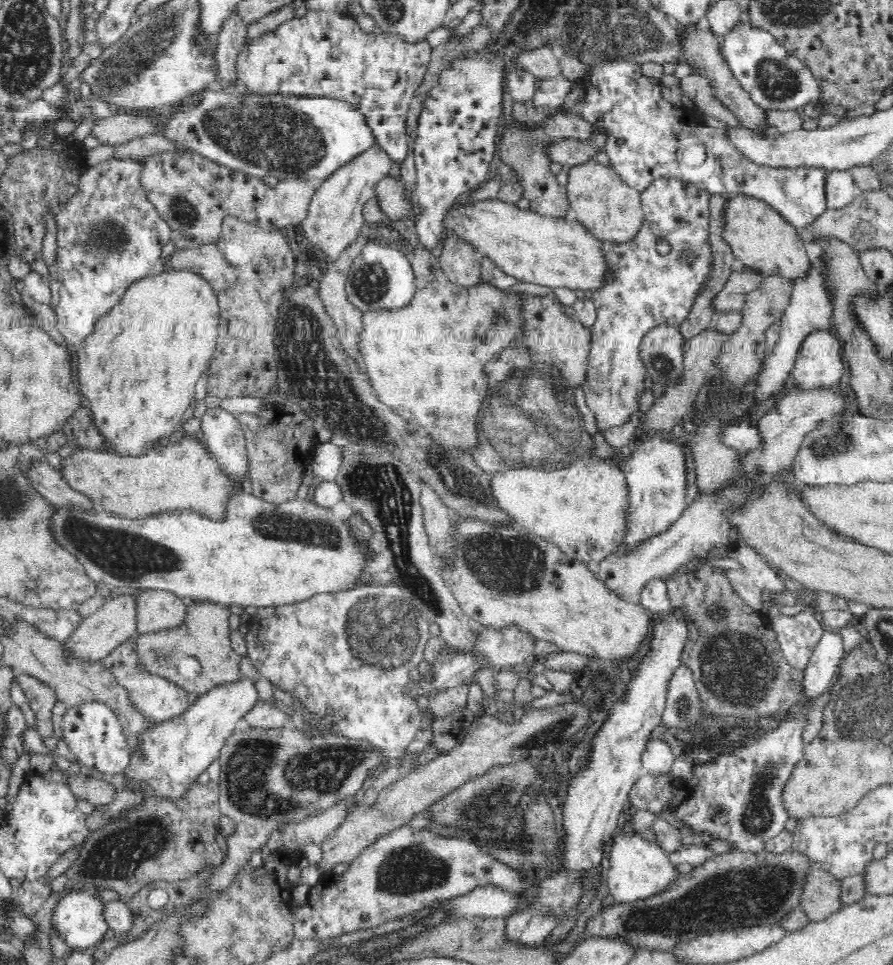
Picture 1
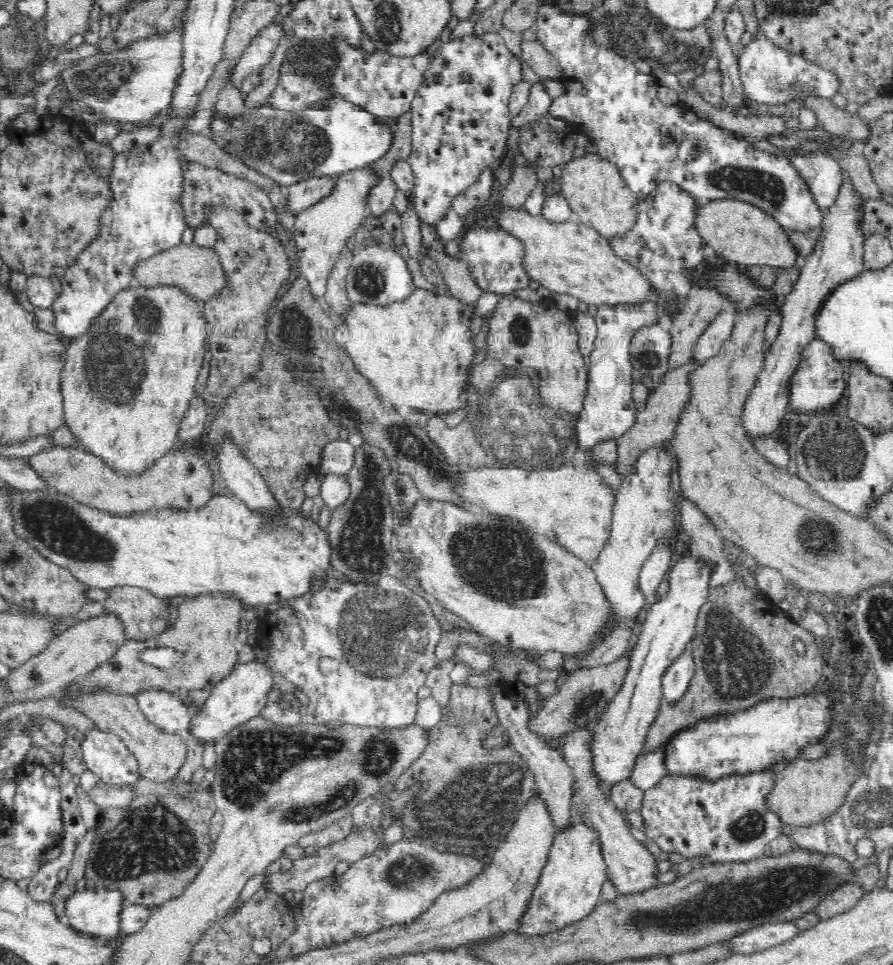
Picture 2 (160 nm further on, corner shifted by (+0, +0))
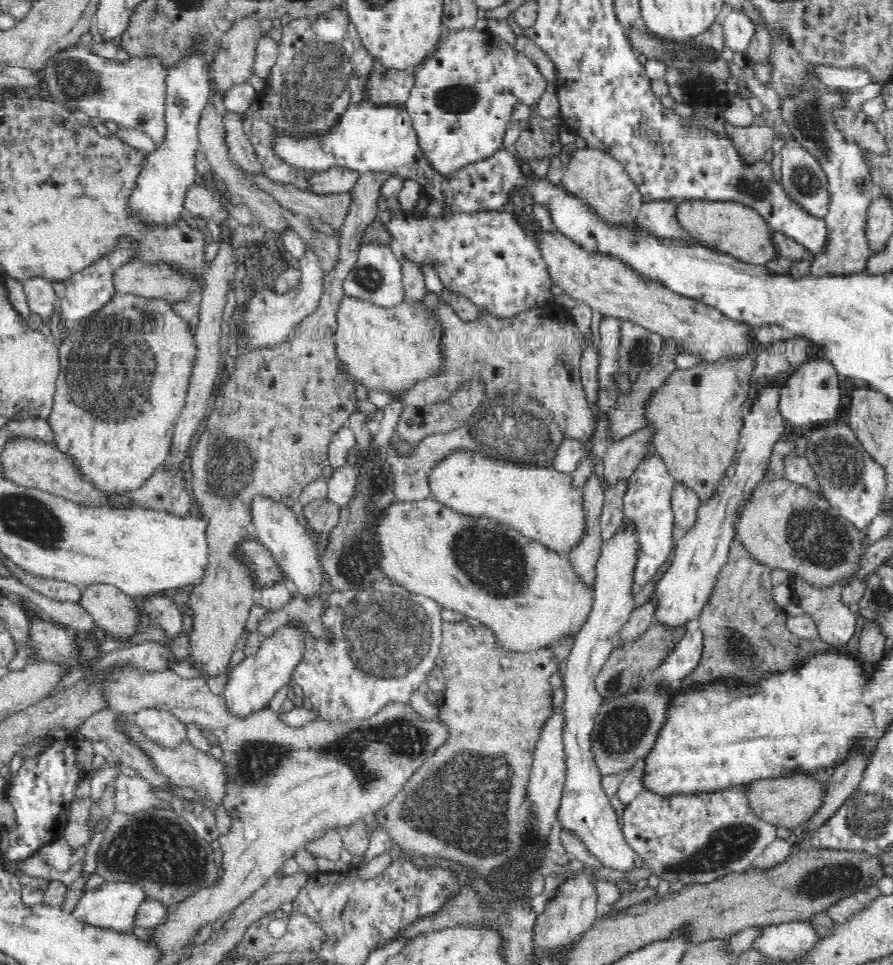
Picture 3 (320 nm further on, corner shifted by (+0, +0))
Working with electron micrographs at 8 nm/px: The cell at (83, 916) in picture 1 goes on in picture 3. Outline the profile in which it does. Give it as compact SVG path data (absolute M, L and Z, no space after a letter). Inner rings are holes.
M128 882L104 883L93 892L84 892L70 914L80 923L88 926L128 933L134 926L136 908L140 906L140 902L144 901L144 891L134 884Z

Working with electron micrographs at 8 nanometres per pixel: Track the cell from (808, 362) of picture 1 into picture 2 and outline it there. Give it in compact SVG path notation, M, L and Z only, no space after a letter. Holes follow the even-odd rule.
M812 339L803 350L800 368L792 377L790 407L796 414L812 414L829 410L846 392L846 372L840 360L832 353L832 345L822 339Z

